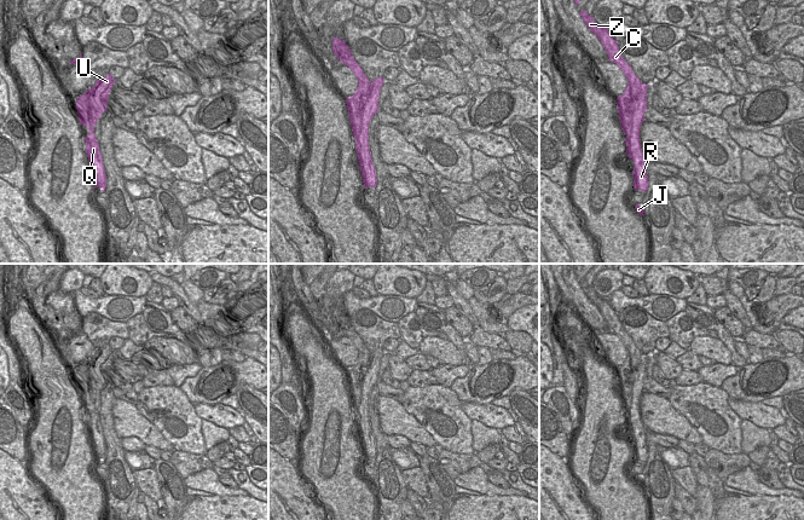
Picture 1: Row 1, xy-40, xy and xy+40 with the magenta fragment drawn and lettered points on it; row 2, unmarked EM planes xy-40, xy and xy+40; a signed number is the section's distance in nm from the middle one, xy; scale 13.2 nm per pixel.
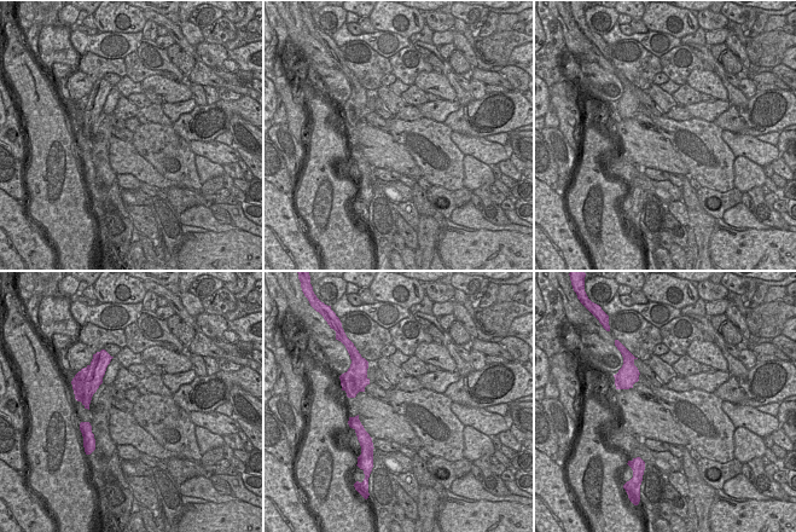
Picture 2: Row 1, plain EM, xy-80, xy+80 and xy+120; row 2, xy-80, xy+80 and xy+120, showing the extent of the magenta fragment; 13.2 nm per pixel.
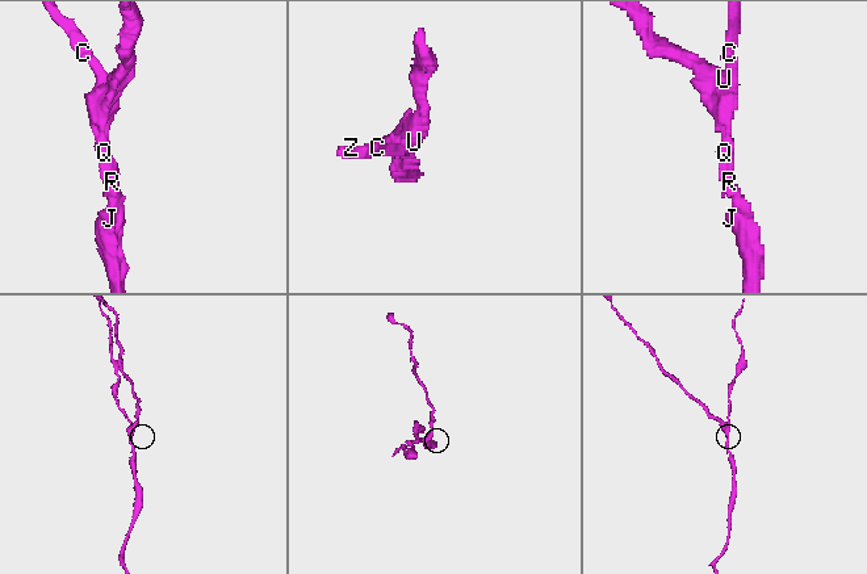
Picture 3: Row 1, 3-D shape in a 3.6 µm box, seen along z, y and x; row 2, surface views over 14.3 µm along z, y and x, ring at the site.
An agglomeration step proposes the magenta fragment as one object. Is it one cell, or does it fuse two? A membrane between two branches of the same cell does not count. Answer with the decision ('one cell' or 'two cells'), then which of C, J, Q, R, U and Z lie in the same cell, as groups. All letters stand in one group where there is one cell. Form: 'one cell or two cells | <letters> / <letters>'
two cells | C Z / J Q R U

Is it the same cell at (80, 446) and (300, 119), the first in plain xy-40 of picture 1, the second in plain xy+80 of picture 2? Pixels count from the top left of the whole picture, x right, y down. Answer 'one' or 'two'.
two

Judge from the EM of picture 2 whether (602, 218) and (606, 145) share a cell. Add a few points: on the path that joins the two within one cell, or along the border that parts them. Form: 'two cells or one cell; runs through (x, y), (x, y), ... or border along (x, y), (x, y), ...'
one cell; runs through (593, 200), (593, 162)

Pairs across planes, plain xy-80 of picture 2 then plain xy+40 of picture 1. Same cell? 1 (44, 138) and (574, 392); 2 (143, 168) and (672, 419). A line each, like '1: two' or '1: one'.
1: two
2: one

